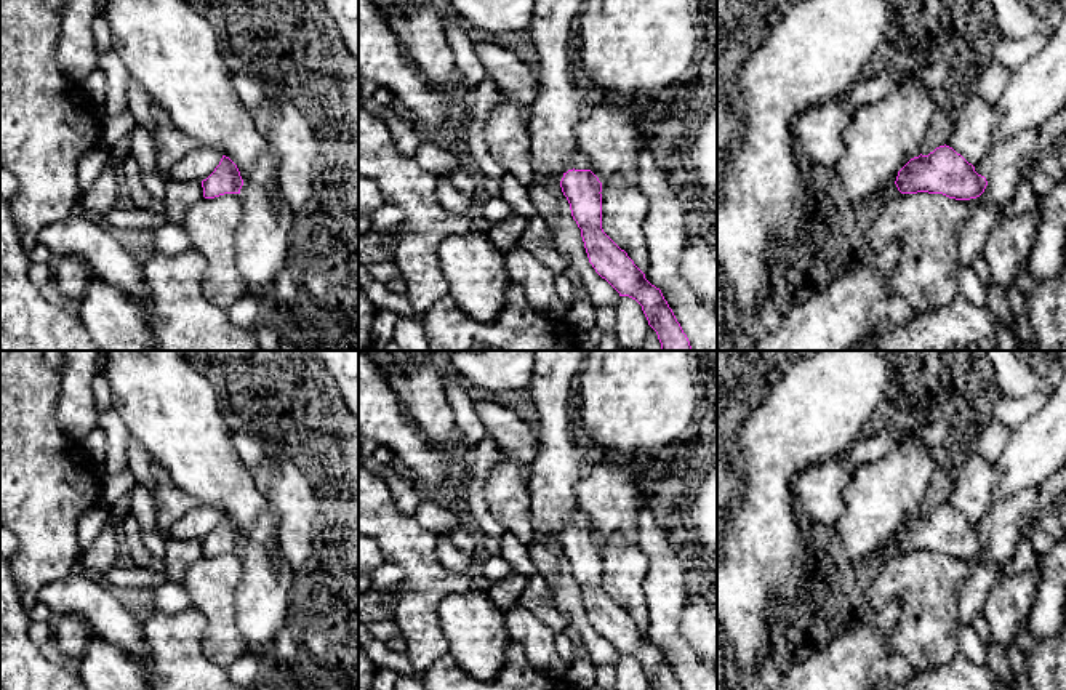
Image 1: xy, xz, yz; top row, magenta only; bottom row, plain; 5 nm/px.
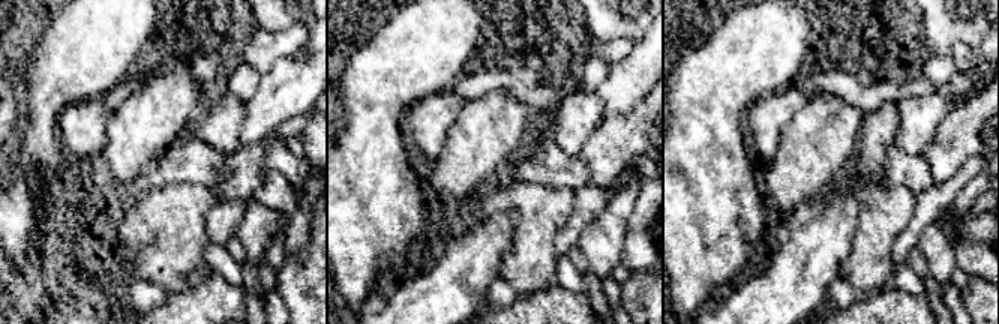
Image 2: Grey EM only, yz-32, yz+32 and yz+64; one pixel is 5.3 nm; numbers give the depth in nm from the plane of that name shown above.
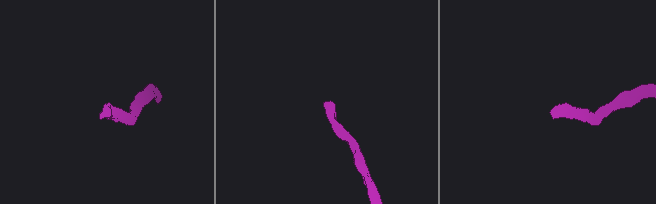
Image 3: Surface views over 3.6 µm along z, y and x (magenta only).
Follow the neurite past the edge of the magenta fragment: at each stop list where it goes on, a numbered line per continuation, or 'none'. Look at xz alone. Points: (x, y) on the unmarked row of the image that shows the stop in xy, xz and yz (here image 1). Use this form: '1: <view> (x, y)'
1: xz (580, 522)

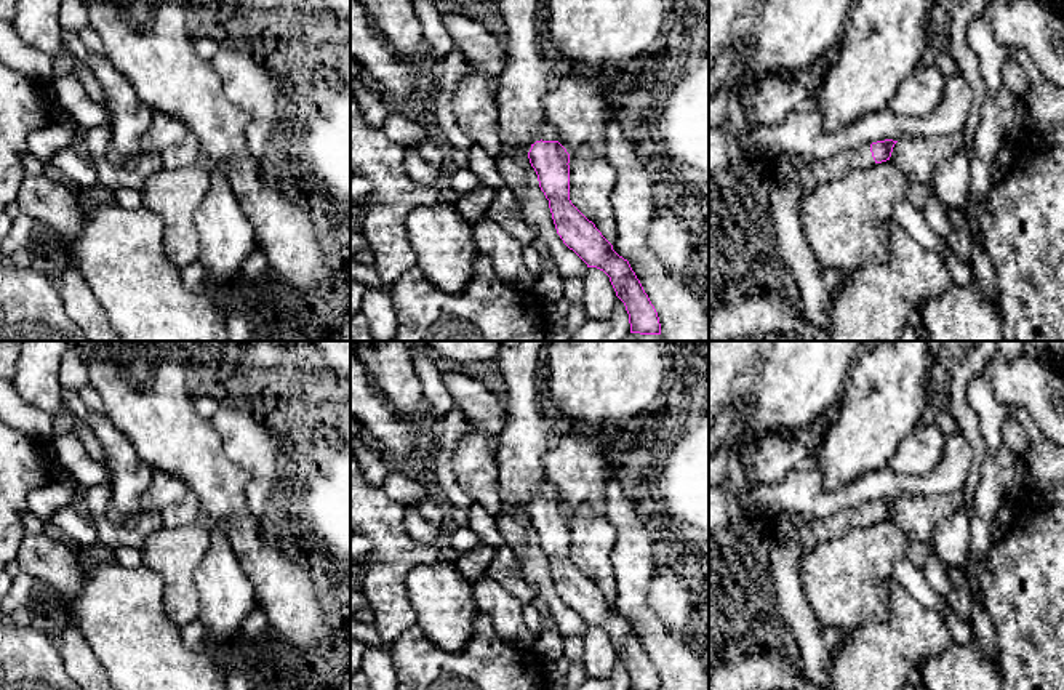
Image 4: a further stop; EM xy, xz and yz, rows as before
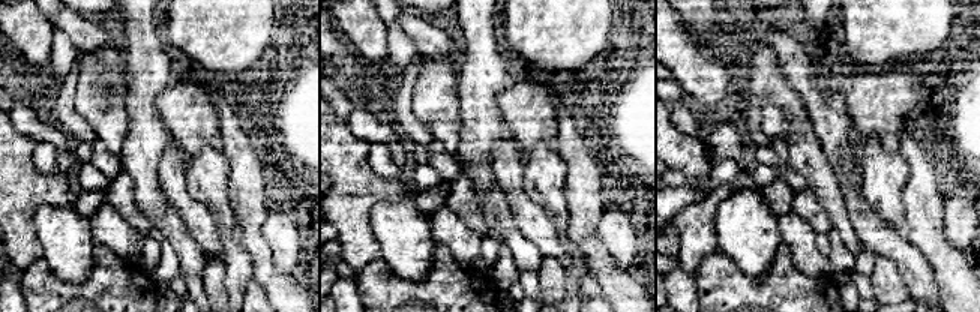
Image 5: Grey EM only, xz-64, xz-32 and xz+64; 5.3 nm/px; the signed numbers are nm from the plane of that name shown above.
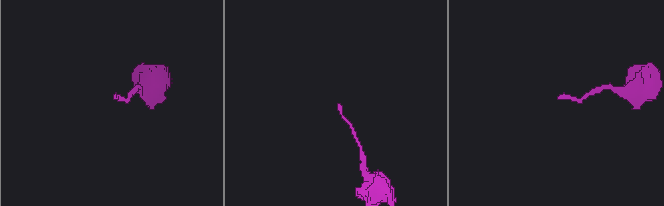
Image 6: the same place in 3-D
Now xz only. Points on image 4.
1: xz (548, 493)

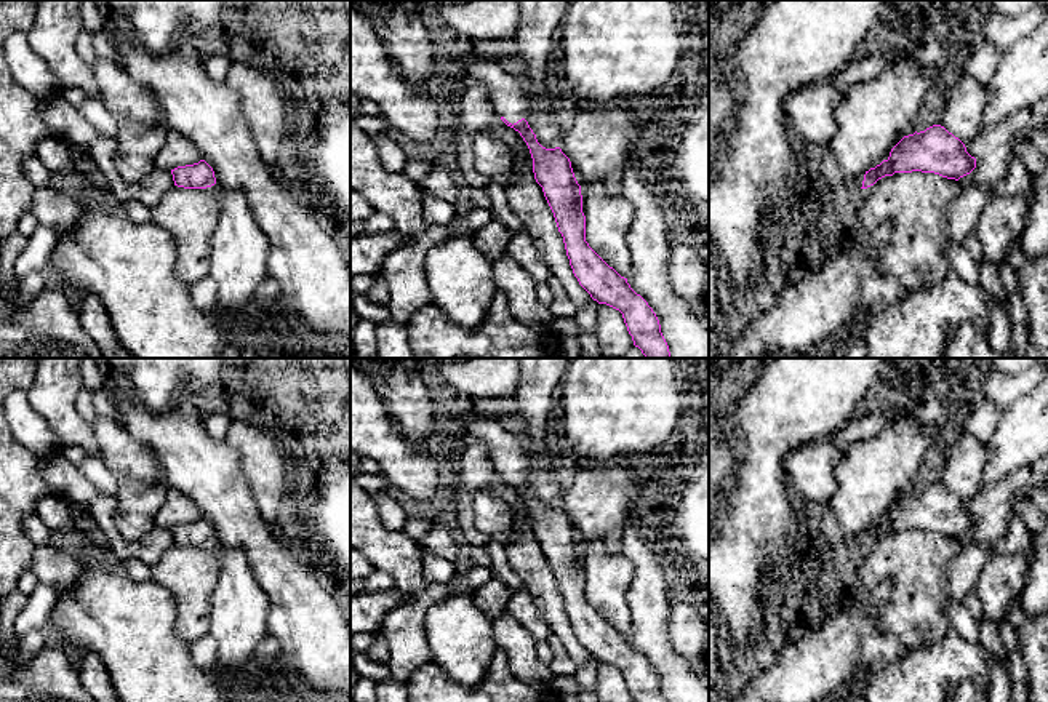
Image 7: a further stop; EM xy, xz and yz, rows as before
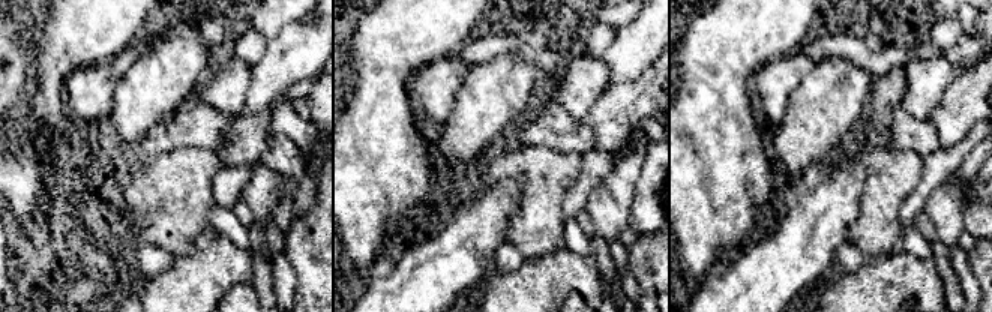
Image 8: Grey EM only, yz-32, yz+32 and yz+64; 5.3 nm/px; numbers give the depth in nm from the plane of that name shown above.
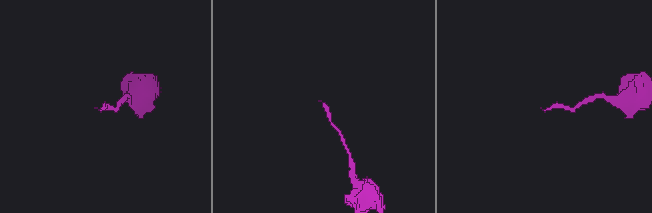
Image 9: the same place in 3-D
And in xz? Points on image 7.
1: xz (509, 453)

